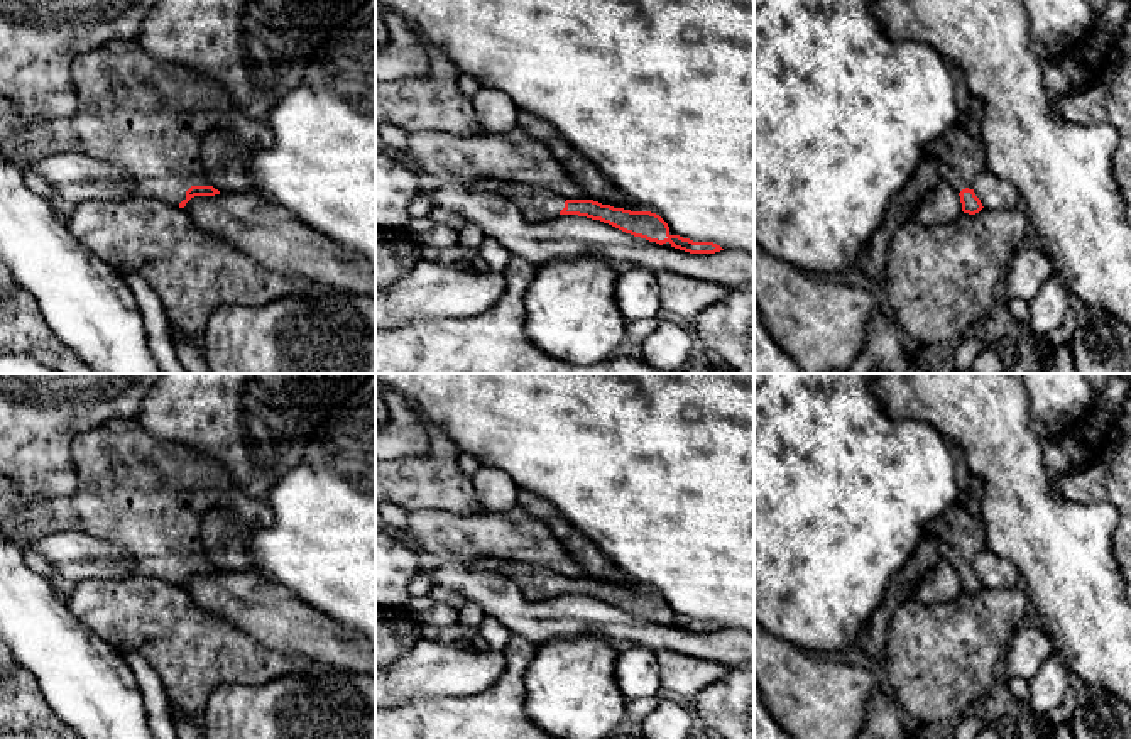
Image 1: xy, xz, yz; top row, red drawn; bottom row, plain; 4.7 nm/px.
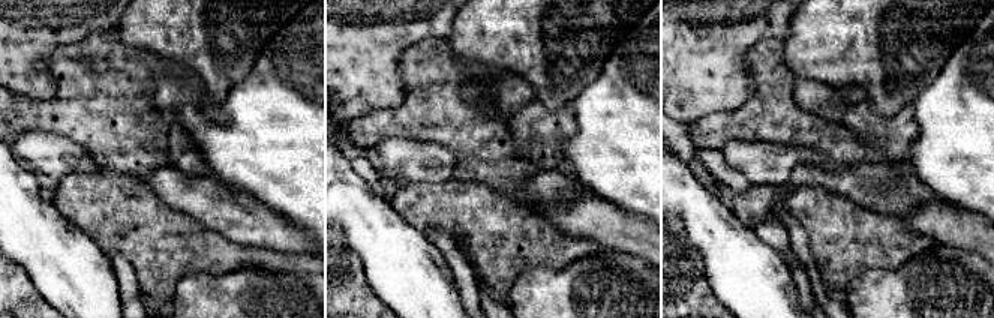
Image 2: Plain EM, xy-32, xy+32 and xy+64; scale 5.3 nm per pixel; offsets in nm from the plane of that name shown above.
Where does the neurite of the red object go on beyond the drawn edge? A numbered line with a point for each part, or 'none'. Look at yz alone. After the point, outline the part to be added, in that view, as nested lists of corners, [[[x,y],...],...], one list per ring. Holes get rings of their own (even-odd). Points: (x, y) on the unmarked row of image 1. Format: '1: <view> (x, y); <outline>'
1: yz (959, 535); [[[945,438],[955,460],[959,495],[955,502],[930,523],[926,538],[933,538],[940,555],[957,572],[986,550],[986,526],[979,516],[969,512],[969,484],[972,479],[967,457],[959,443]]]

